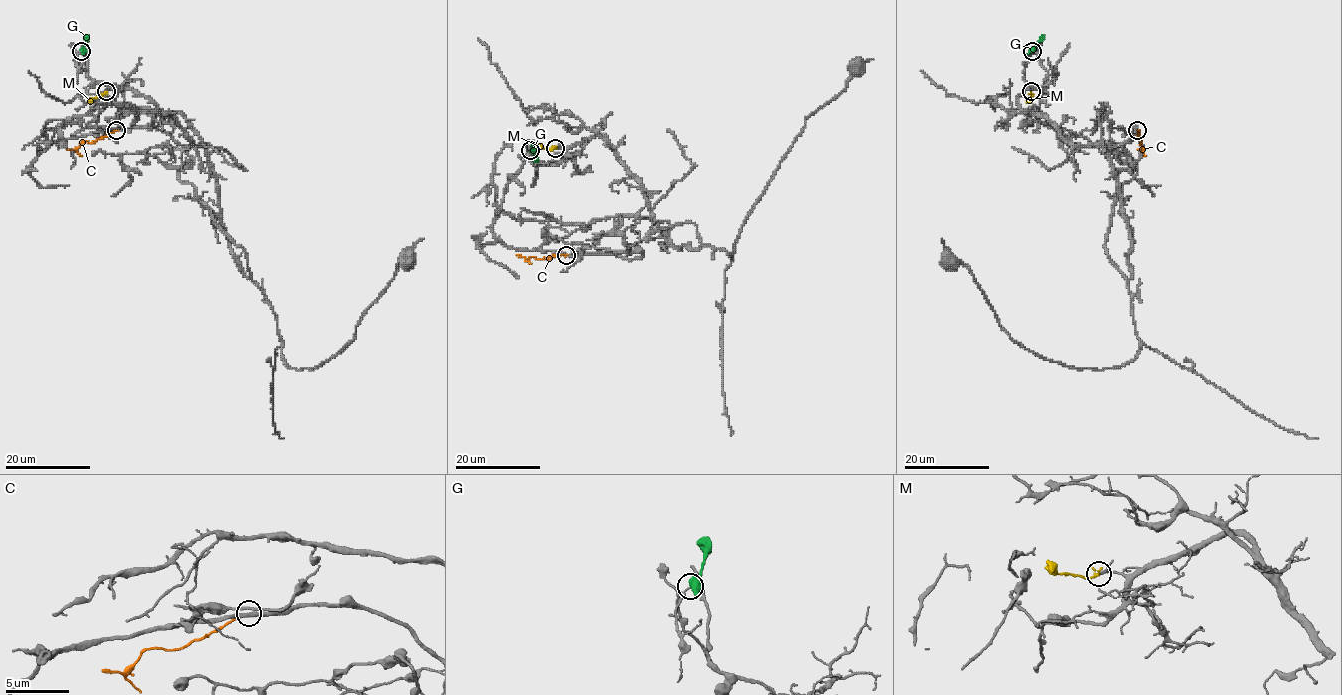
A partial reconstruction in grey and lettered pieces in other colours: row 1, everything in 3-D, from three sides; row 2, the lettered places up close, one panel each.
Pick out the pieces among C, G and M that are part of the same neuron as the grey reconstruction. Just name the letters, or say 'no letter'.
M

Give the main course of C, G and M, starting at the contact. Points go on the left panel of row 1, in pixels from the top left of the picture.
C: (116, 129), (94, 141), (83, 141), (75, 149), (67, 149)
G: (81, 51), (85, 34)
M: (105, 91), (88, 102)

